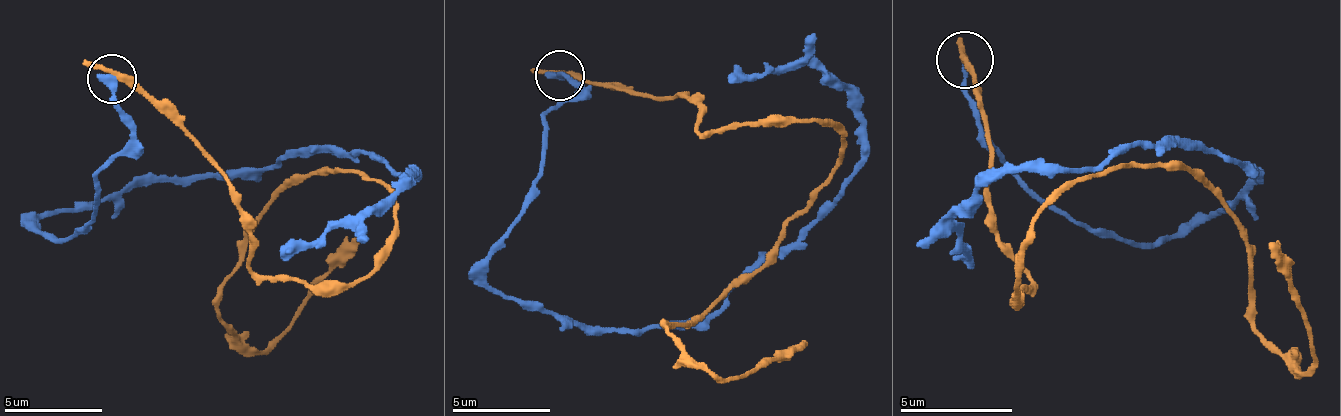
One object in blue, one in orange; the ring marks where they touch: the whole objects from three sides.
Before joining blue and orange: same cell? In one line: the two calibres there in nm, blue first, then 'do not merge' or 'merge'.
calibres 440 and 280 nm; do not merge

